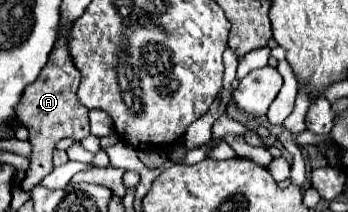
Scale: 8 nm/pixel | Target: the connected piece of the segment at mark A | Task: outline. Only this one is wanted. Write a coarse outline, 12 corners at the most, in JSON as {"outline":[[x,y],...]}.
{"outline":[[61,38],[17,118],[29,130],[33,190],[53,170],[61,138],[89,136],[81,74]]}

